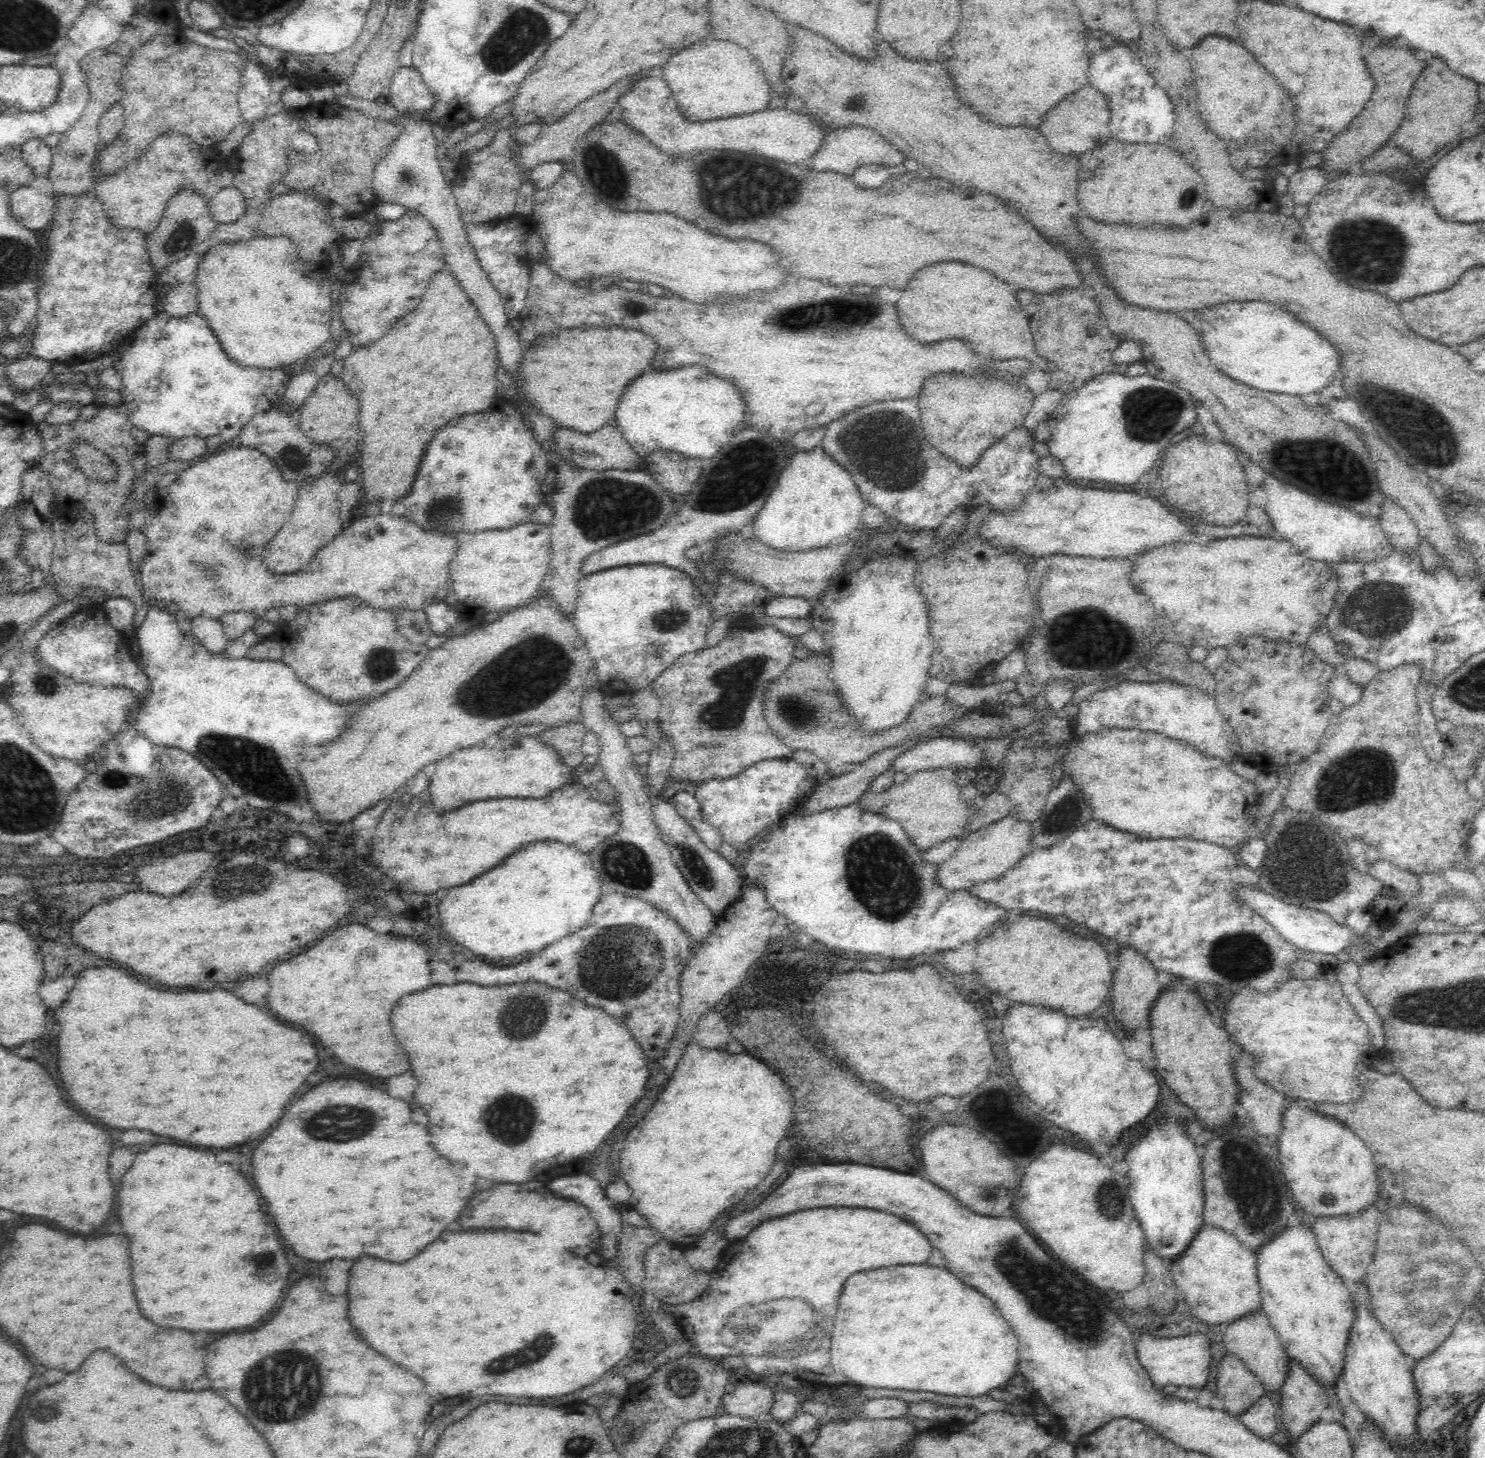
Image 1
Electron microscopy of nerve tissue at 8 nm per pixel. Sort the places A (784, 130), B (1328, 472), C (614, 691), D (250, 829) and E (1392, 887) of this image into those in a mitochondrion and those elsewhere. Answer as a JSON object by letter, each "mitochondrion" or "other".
{"A":"other","B":"mitochondrion","C":"other","D":"other","E":"other"}

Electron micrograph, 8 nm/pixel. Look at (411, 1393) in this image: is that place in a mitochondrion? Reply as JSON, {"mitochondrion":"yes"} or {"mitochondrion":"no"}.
{"mitochondrion":"no"}

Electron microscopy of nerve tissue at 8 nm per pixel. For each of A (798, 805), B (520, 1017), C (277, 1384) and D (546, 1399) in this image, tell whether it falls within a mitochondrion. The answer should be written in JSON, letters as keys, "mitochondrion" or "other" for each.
{"A":"other","B":"mitochondrion","C":"mitochondrion","D":"other"}

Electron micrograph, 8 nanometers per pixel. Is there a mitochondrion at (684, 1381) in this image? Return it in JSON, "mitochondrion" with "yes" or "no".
{"mitochondrion":"yes"}

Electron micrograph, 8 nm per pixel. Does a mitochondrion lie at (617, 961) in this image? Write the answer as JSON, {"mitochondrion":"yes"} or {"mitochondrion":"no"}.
{"mitochondrion":"yes"}

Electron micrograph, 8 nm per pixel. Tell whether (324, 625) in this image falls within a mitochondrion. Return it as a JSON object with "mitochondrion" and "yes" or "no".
{"mitochondrion":"no"}

